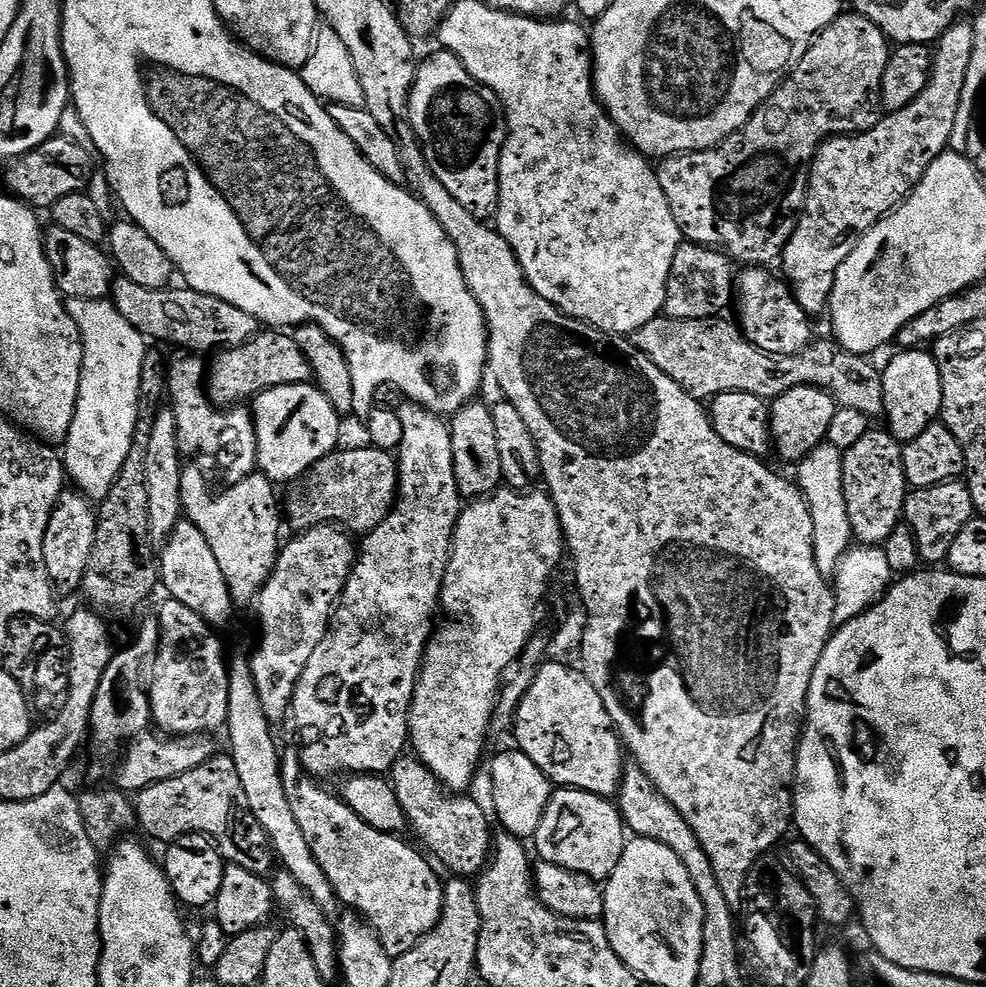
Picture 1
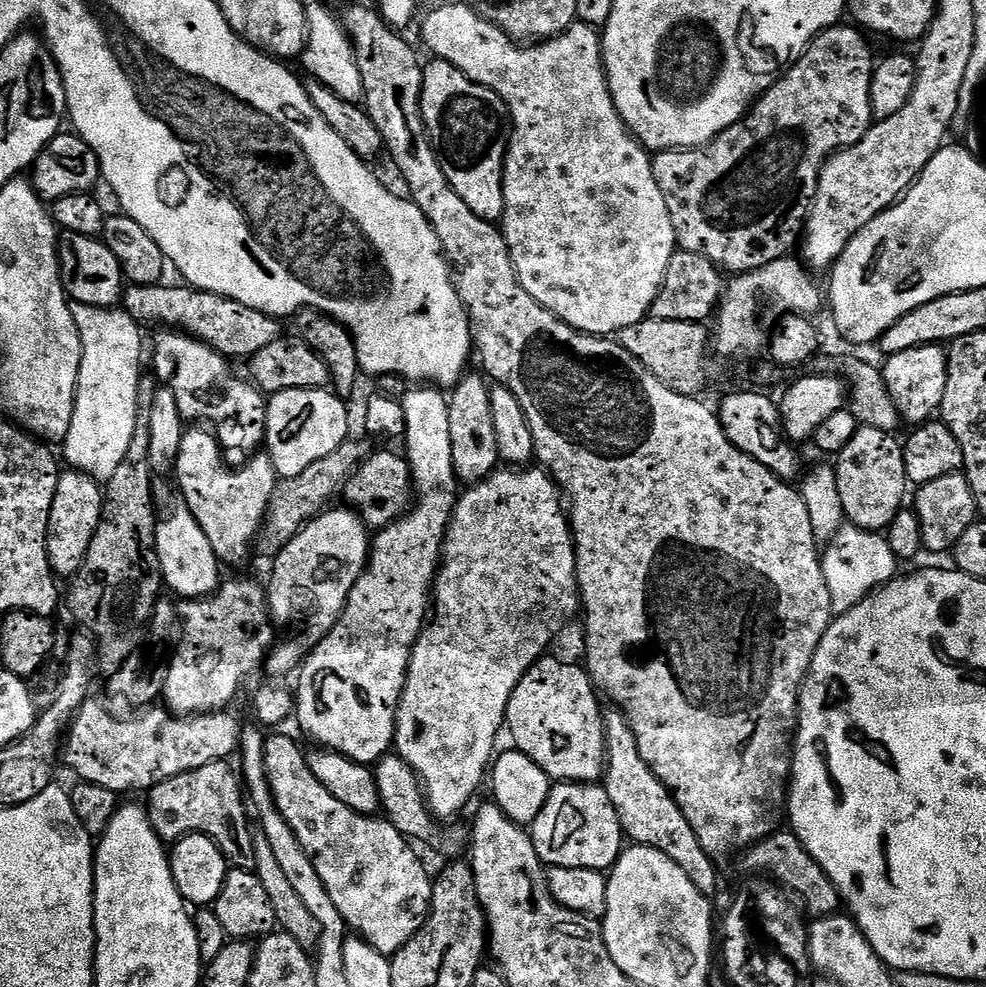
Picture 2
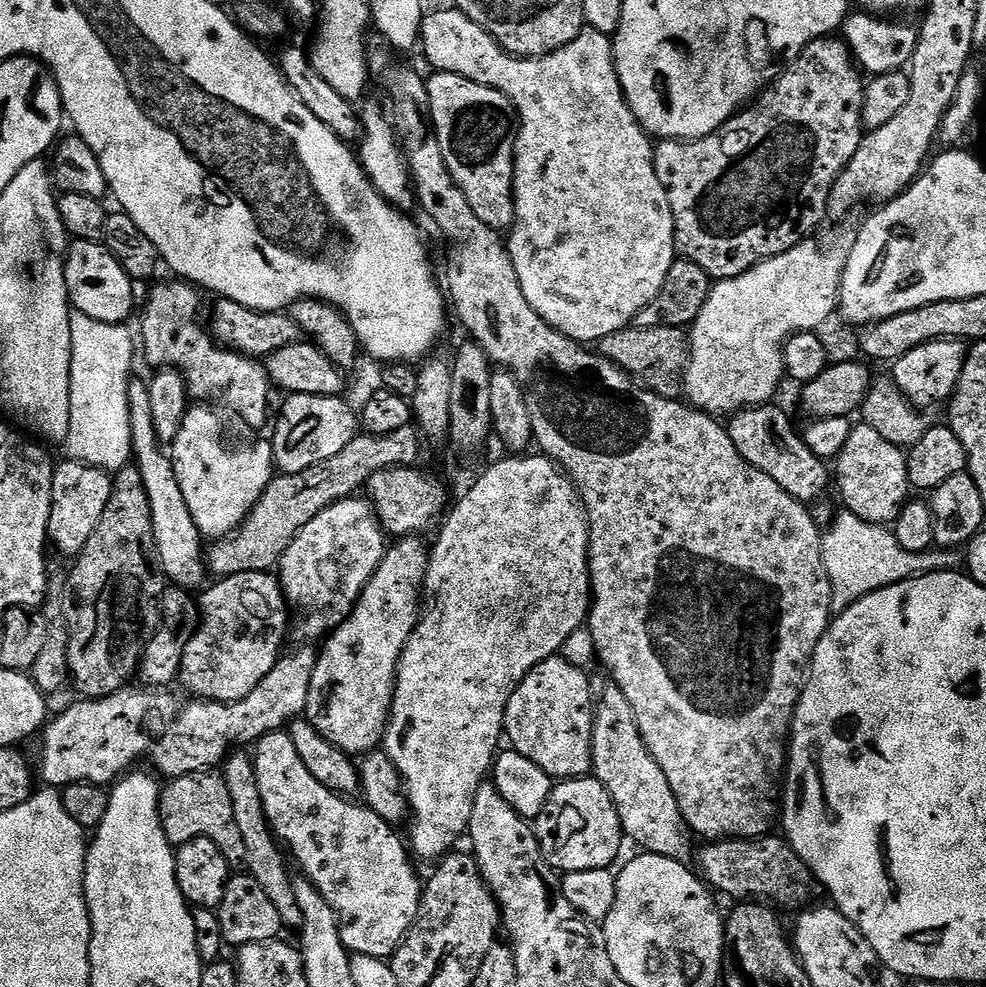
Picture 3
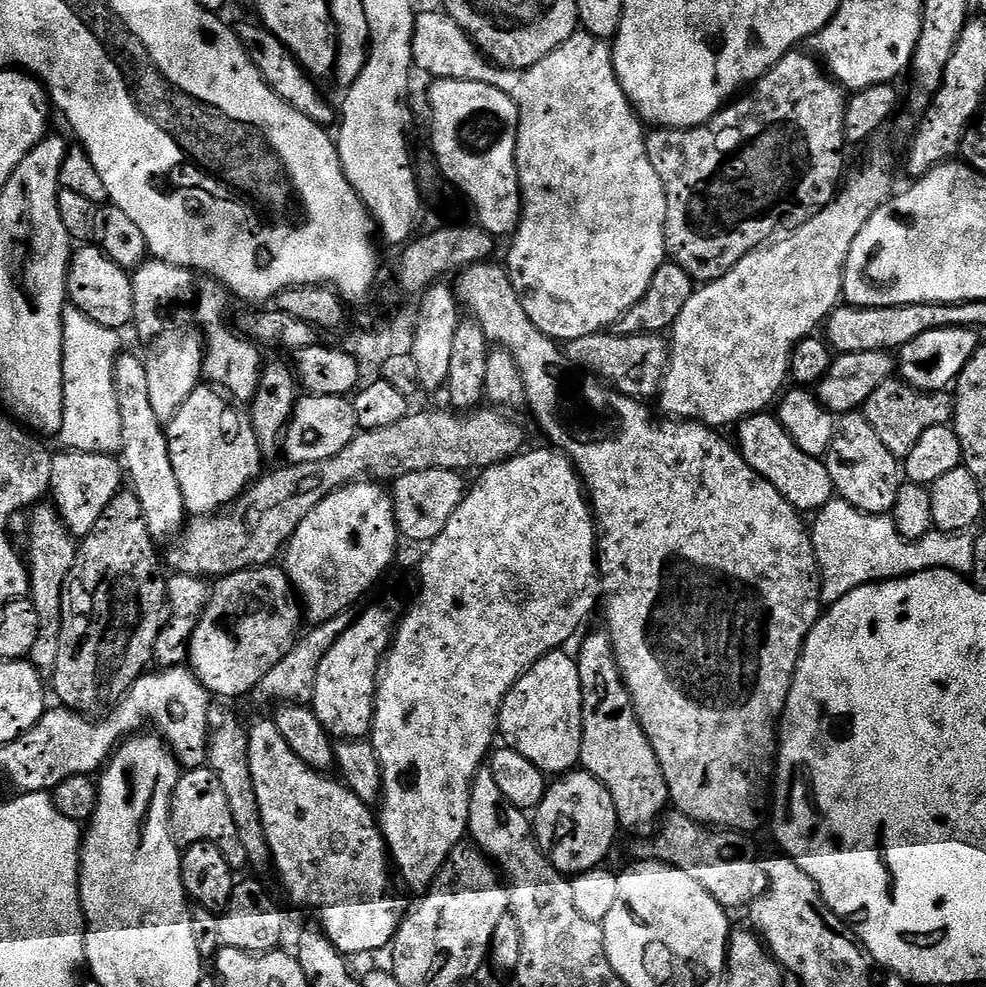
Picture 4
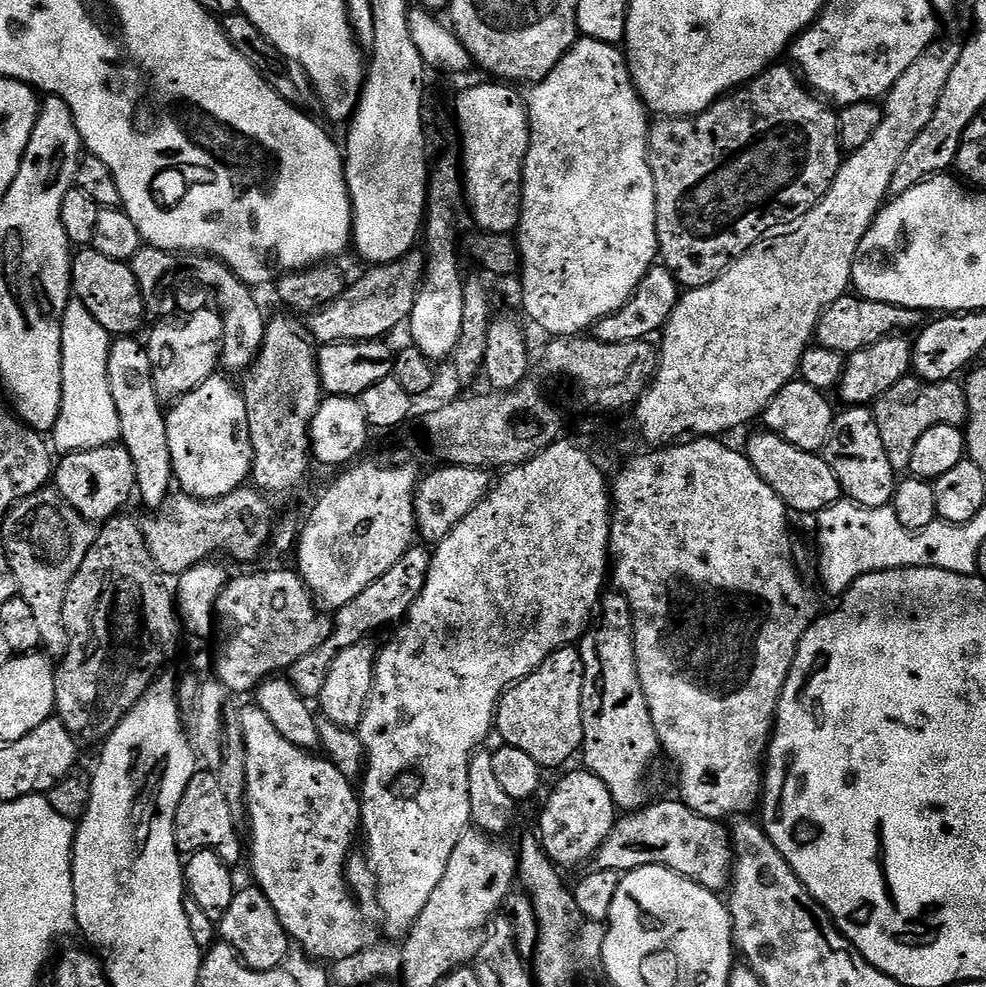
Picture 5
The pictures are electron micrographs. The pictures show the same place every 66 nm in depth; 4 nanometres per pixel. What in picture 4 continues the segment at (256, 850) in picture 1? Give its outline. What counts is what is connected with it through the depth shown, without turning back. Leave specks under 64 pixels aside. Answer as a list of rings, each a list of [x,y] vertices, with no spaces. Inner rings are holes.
[[[189,768],[181,775],[176,789],[172,795],[172,805],[168,815],[168,828],[172,831],[172,841],[177,846],[187,846],[194,842],[208,840],[227,858],[228,864],[234,870],[243,869],[248,863],[246,858],[246,849],[242,847],[242,842],[238,842],[238,830],[234,827],[234,817],[230,814],[230,802],[226,802],[226,793],[222,790],[222,782],[218,782],[218,774],[211,768]]]

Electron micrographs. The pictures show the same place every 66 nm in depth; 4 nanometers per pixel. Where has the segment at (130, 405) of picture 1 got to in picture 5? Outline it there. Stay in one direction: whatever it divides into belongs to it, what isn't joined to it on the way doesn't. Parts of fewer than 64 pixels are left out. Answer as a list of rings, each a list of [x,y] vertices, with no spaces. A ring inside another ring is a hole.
[[[69,299],[62,318],[62,406],[58,414],[58,422],[50,433],[51,443],[57,453],[67,454],[94,450],[115,444],[120,439],[118,410],[114,406],[114,398],[110,394],[110,382],[108,381],[108,359],[112,341],[113,337],[94,319],[90,310],[82,306],[80,300]]]

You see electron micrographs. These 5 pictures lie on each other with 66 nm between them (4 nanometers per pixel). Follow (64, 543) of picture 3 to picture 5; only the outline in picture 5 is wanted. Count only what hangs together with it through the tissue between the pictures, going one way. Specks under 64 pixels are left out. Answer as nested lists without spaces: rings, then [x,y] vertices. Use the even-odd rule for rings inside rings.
[[[117,442],[94,450],[69,452],[59,457],[54,468],[54,487],[82,518],[103,522],[125,511],[124,503],[136,492],[134,462],[127,448]]]

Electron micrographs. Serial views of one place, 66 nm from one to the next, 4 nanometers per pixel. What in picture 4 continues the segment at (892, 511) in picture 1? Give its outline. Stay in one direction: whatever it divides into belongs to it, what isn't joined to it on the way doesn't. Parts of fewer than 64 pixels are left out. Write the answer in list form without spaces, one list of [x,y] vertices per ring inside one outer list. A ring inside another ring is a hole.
[[[848,414],[839,421],[836,438],[830,446],[826,463],[835,495],[839,499],[850,502],[850,506],[872,516],[891,513],[892,507],[898,502],[902,464],[897,456],[886,450],[882,438],[874,434],[874,426],[870,426],[867,416]]]

